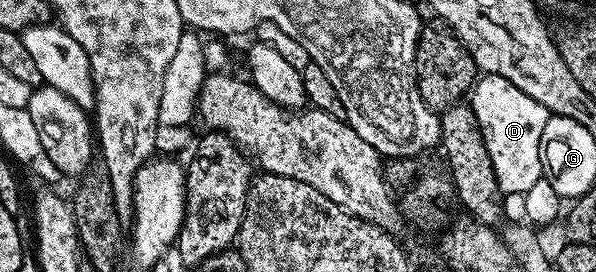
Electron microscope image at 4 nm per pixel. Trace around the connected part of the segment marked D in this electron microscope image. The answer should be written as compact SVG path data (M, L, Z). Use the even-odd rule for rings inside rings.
M483 73L475 81L472 93L468 98L468 105L474 110L474 115L478 121L478 130L488 148L488 156L492 160L492 168L498 181L499 191L503 195L521 196L526 194L528 188L532 188L532 184L536 184L536 180L543 177L540 140L544 132L544 124L552 117L551 113L546 110L543 104L538 104L531 96L525 95L520 88L516 88L504 76L487 73Z

